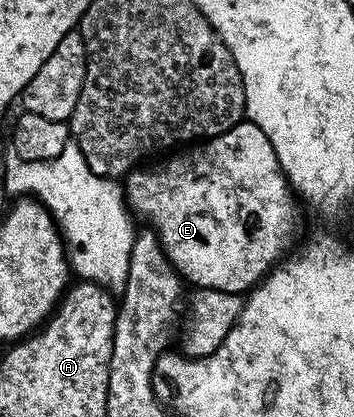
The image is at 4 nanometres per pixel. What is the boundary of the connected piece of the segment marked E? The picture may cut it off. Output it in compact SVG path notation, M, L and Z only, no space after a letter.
M242 120L218 138L210 138L177 153L169 156L174 158L167 159L165 166L157 166L154 170L134 168L124 175L126 203L138 219L149 221L146 223L157 233L169 263L186 283L194 282L192 285L202 290L244 295L282 261L285 246L294 245L295 195L285 180L275 148L271 148L271 140L263 136L263 128Z

